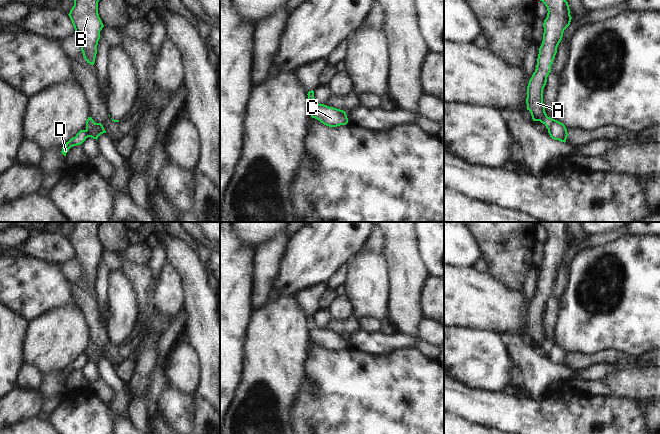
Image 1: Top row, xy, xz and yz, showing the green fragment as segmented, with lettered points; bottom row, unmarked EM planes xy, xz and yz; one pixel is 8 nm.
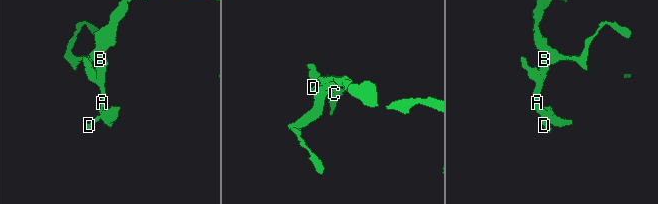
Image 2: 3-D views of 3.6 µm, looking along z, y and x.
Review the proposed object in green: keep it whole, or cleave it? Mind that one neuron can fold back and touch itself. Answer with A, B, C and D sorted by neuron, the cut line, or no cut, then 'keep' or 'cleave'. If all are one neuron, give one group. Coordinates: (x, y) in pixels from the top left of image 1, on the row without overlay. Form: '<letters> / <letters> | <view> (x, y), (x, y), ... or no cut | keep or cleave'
A B D / C | yz (554, 343), (548, 356) | cleave

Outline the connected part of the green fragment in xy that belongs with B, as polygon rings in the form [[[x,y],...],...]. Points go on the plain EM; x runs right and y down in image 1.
[[[75,222],[68,238],[79,263],[84,283],[94,289],[100,255],[104,251],[99,238],[100,222]]]

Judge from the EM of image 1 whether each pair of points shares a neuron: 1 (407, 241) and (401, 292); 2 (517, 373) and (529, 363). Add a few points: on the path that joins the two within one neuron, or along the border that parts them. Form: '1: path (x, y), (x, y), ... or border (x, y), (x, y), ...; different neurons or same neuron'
1: path (405, 254), (405, 279); same neuron
2: border (513, 362), (521, 367), (525, 386); different neurons

